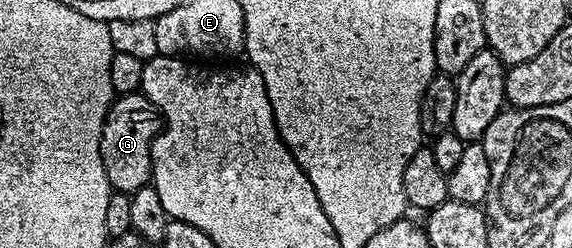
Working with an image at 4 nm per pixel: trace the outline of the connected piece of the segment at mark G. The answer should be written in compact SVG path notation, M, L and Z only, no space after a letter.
M142 93L121 94L108 109L102 128L100 151L108 183L113 191L131 192L152 181L152 142L162 129L160 111Z

